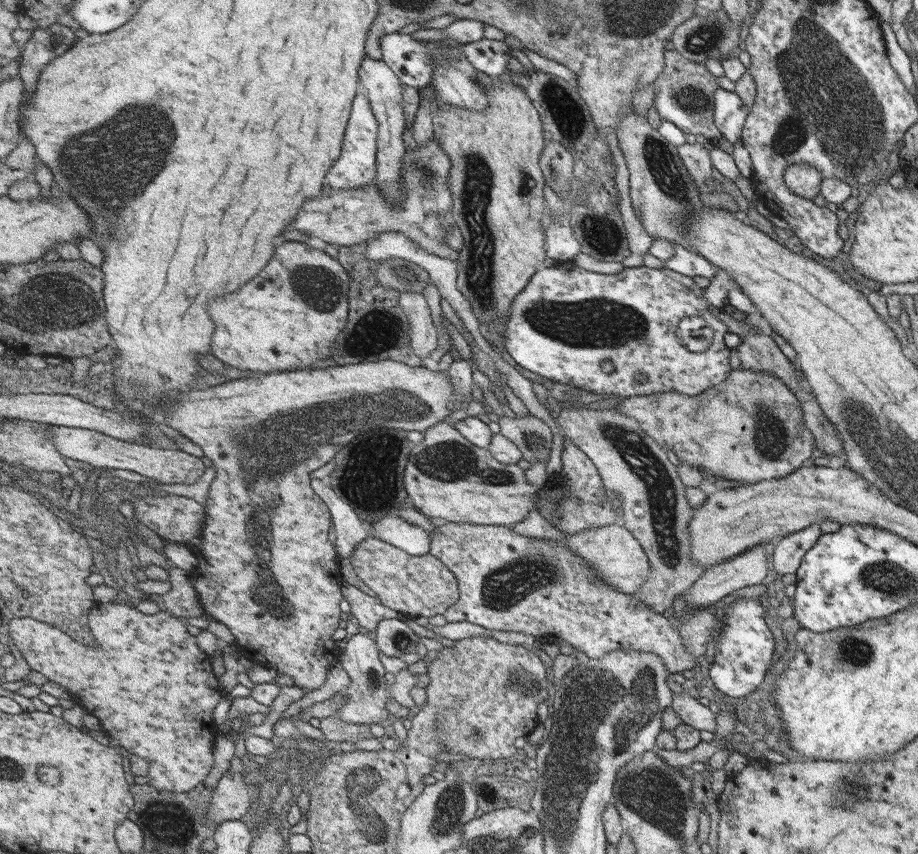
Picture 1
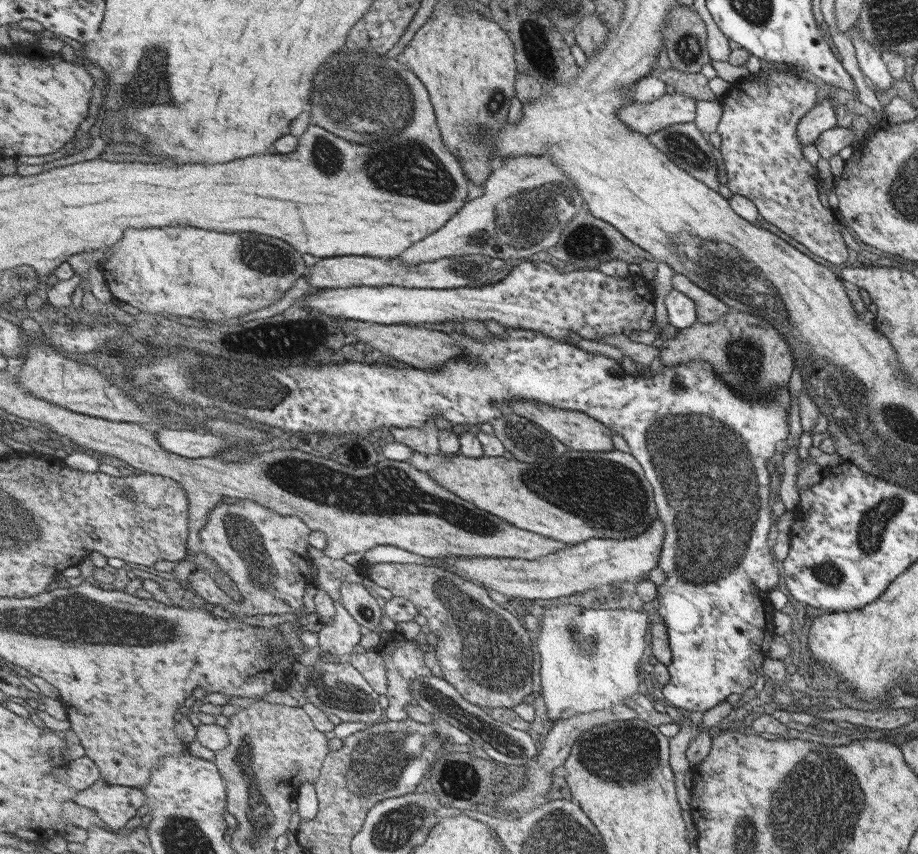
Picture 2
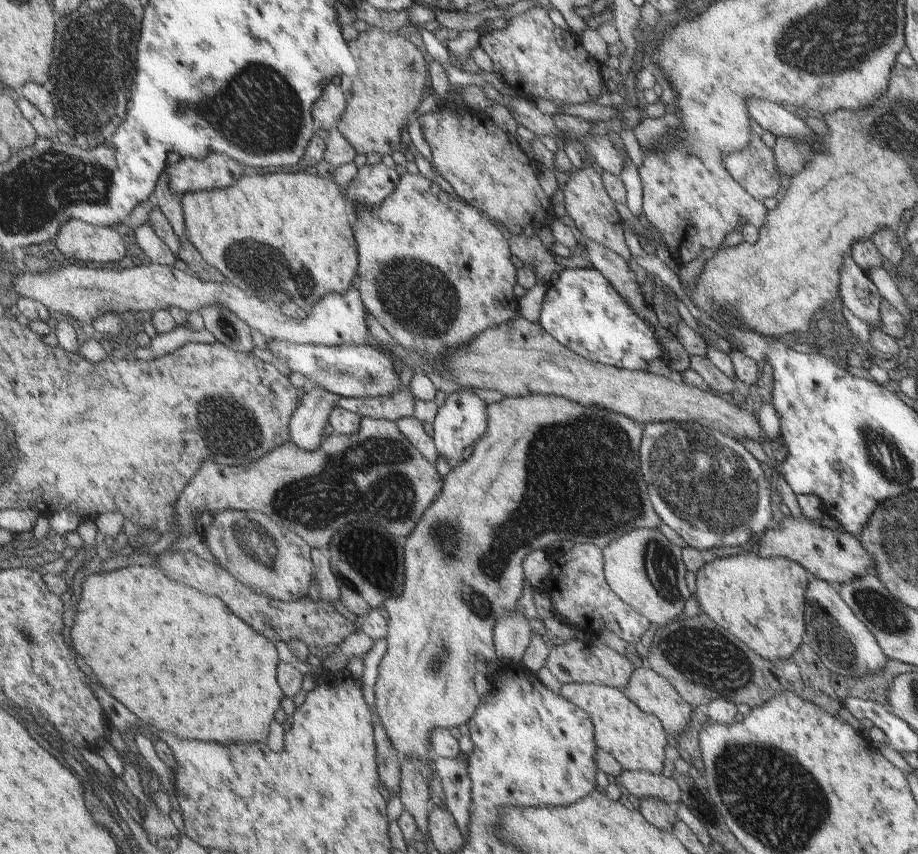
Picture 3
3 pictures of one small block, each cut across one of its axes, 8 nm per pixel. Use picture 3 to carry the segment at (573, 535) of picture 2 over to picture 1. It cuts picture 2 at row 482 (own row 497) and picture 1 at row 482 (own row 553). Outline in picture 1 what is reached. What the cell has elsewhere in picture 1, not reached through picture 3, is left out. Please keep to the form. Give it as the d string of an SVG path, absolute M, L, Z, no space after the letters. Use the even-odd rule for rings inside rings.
M439 422L422 433L423 440L412 445L403 472L405 492L417 511L437 522L510 527L526 518L531 510L535 510L538 490L526 480L523 469L519 466L495 461L487 449L471 444L449 423Z

